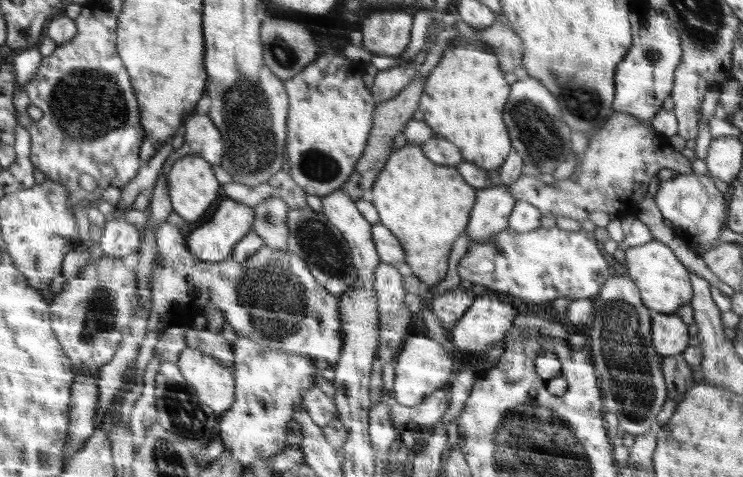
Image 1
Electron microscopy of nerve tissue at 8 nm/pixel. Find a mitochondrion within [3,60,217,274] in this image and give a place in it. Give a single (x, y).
(85, 105)

